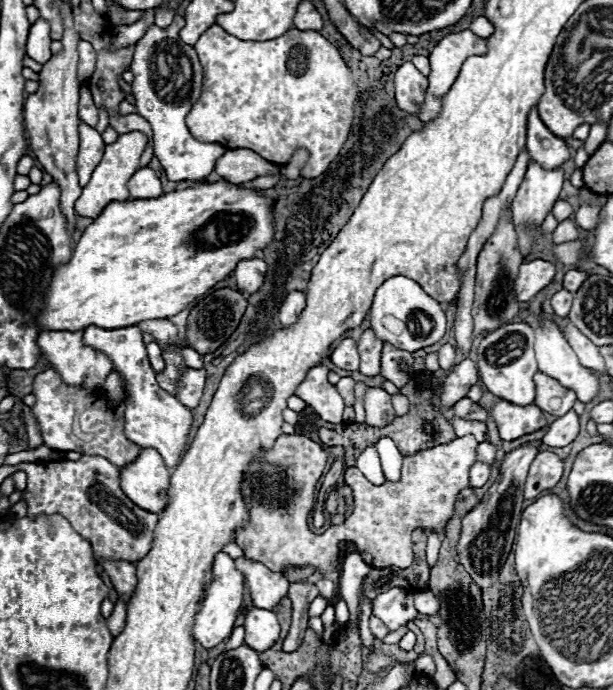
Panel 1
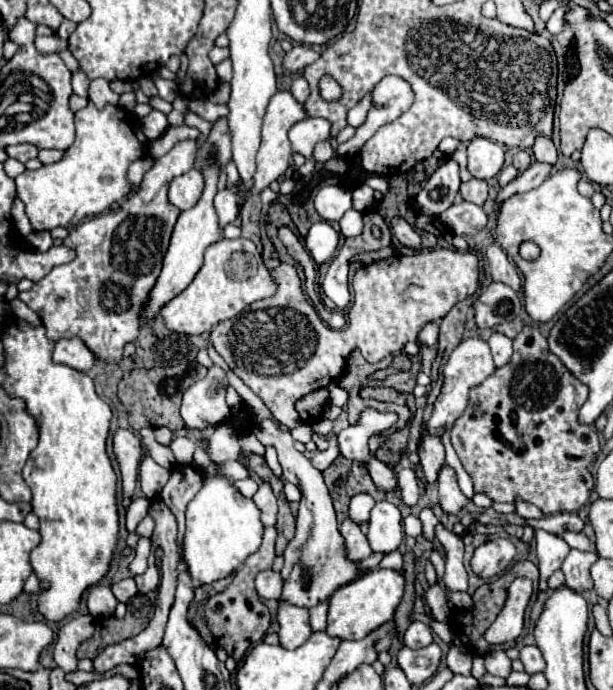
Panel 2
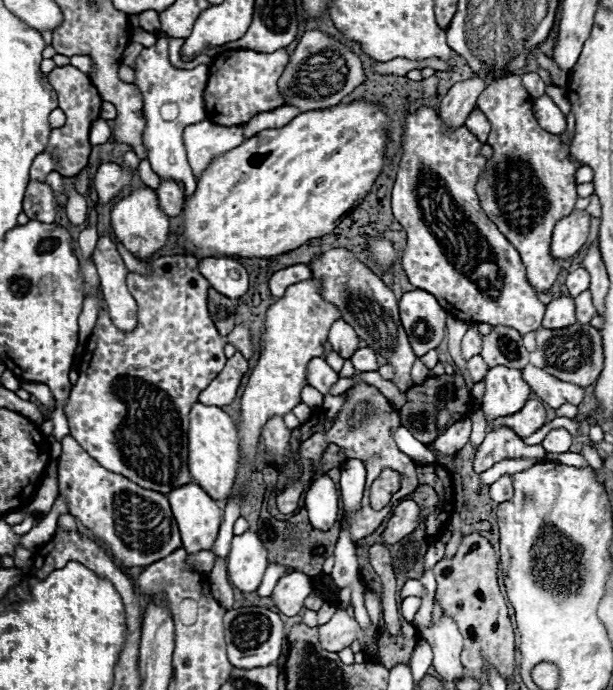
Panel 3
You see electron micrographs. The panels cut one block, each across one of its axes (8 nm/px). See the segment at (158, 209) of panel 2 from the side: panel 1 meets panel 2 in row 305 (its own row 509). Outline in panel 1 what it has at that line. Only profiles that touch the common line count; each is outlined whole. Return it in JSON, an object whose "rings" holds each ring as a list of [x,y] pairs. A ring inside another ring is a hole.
{"rings":[[[82,456],[80,460],[62,462],[22,462],[12,466],[28,474],[28,486],[22,502],[28,506],[28,518],[40,514],[64,516],[78,534],[82,534],[94,550],[96,562],[124,560],[138,562],[152,548],[158,514],[138,508],[120,488],[120,468],[100,456]]]}

